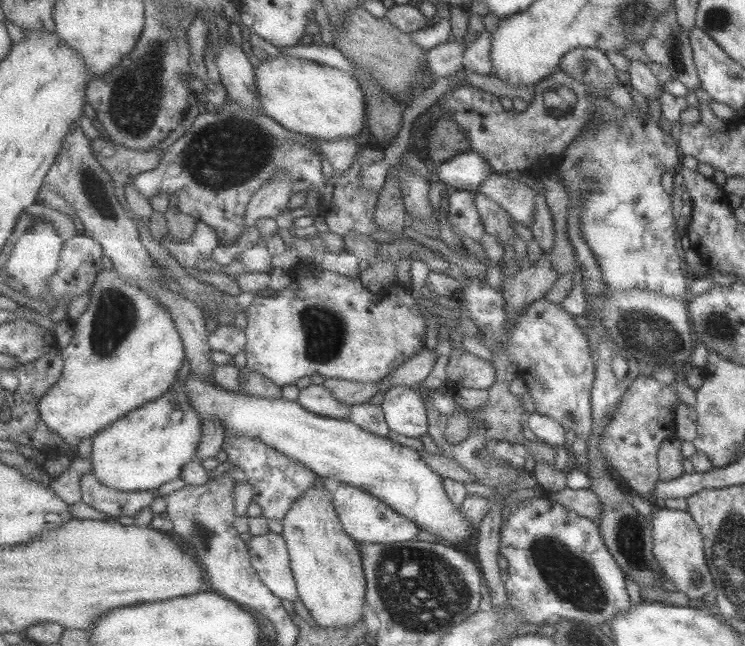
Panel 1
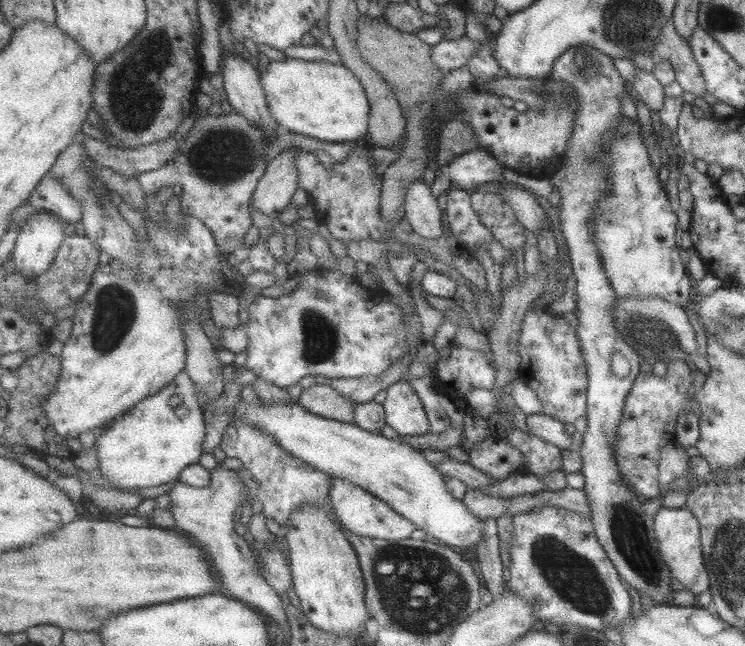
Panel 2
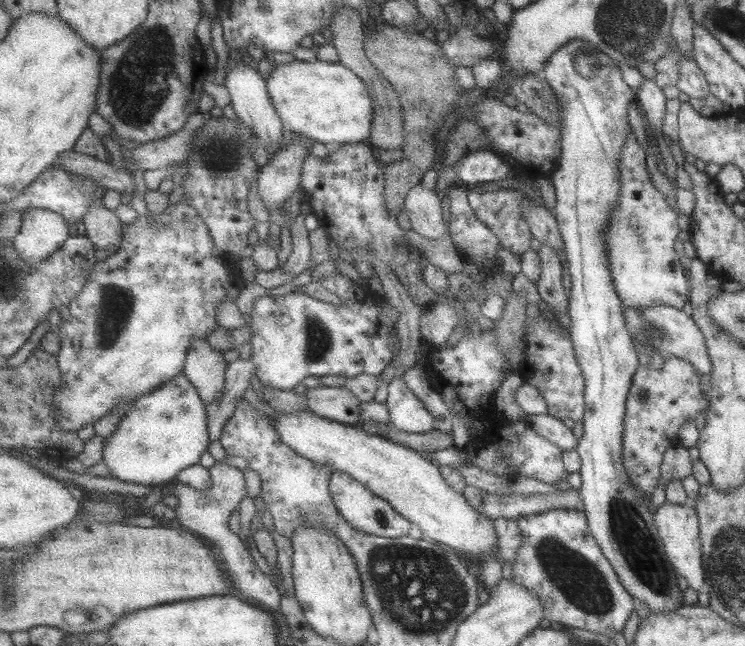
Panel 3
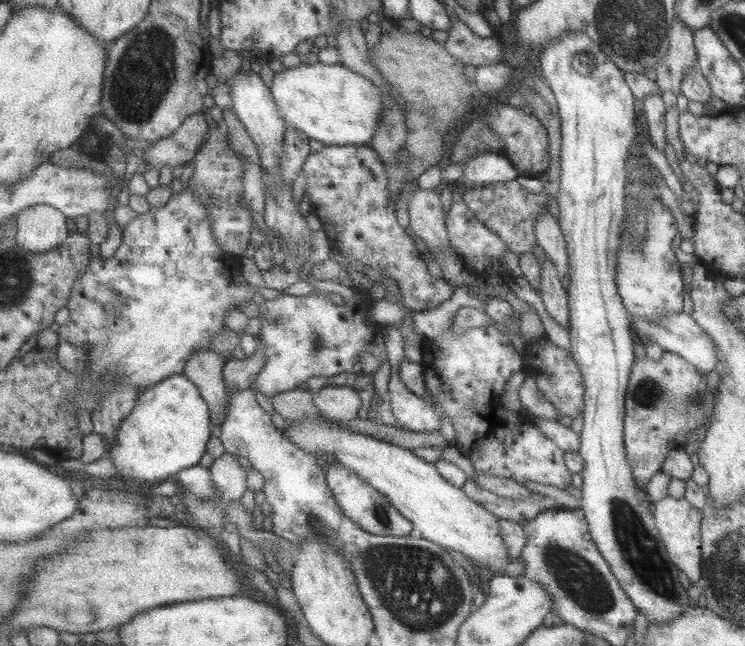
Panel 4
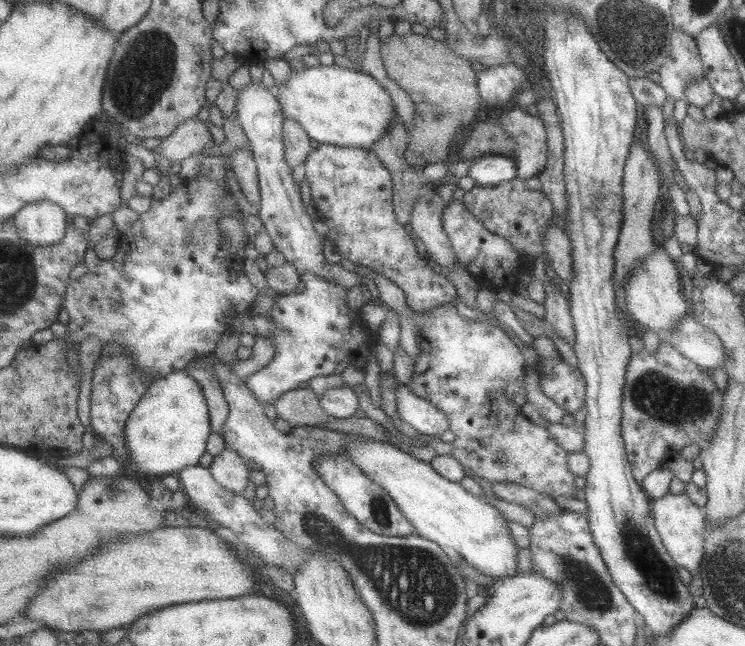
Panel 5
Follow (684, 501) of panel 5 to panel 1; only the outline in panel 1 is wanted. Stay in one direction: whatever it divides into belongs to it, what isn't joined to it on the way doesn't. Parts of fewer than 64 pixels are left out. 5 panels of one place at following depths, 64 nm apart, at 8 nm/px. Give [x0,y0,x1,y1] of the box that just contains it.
[651,505,713,599]

